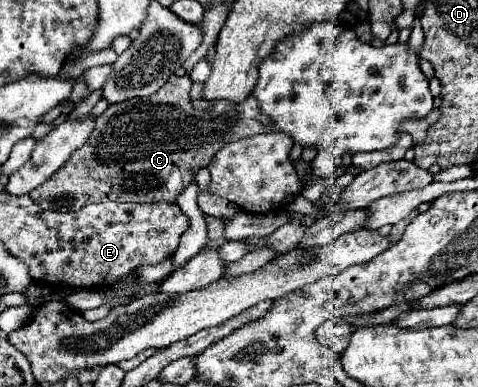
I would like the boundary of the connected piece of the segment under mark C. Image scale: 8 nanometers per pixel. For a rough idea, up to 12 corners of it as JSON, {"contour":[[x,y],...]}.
{"contour":[[190,78],[114,104],[30,192],[52,212],[174,202],[236,140],[254,96],[190,104]]}

